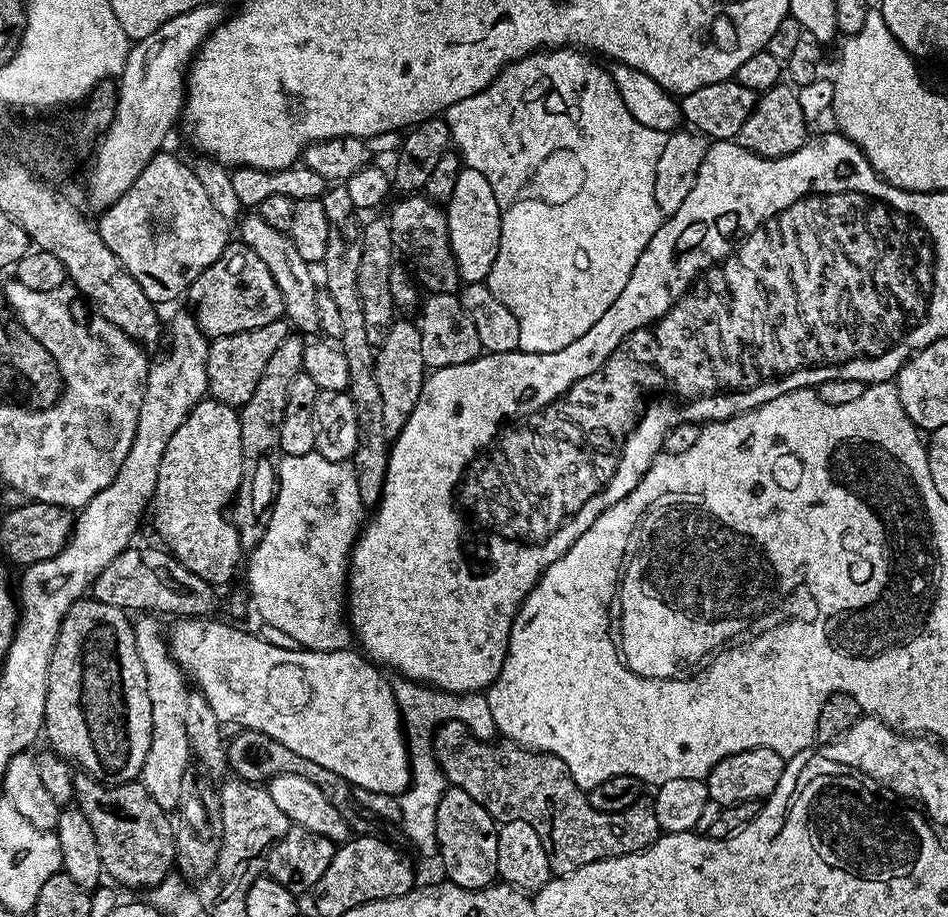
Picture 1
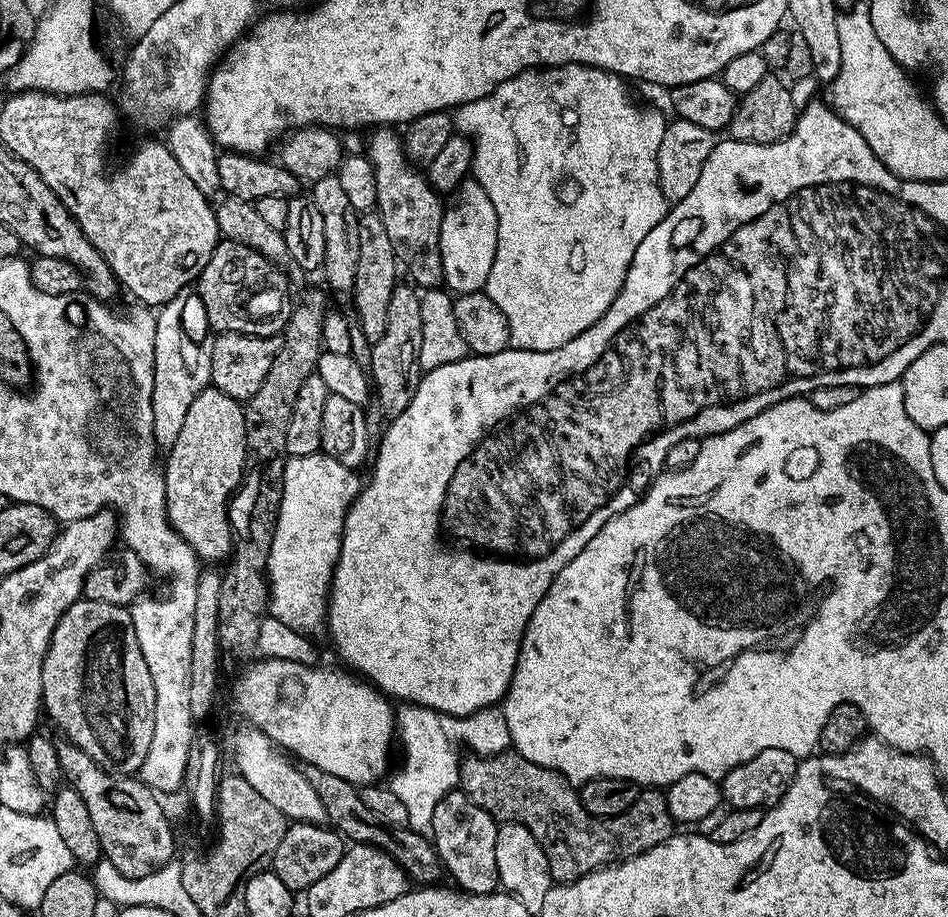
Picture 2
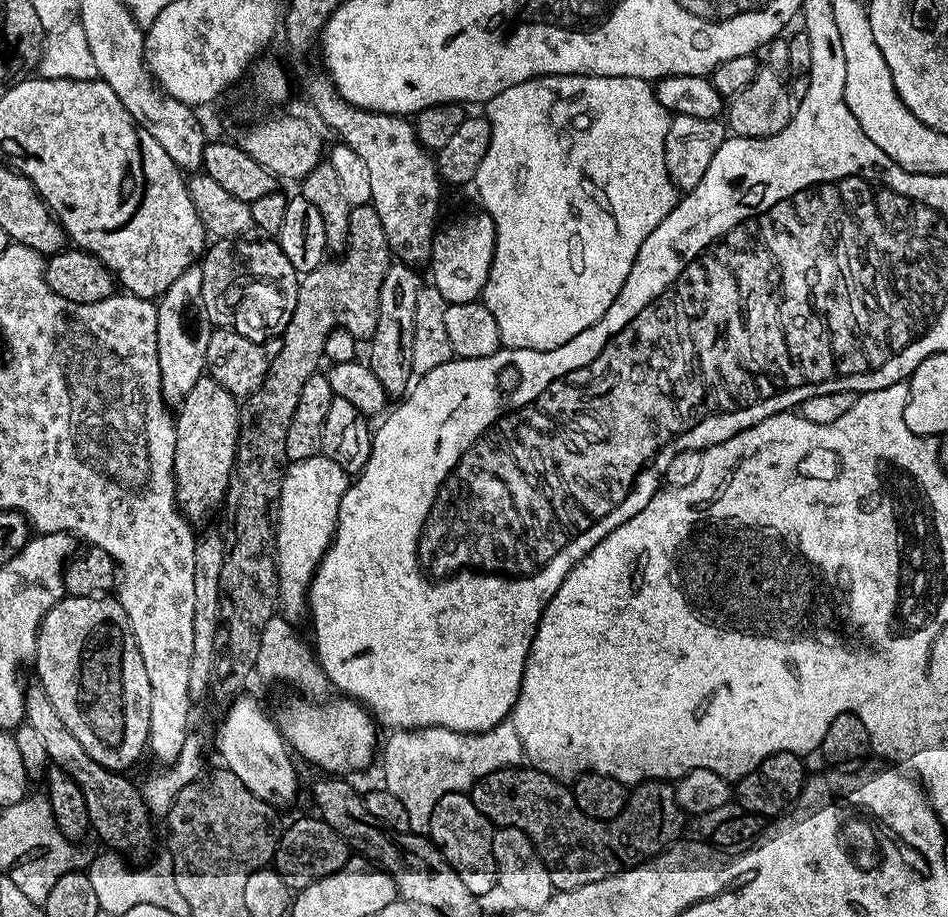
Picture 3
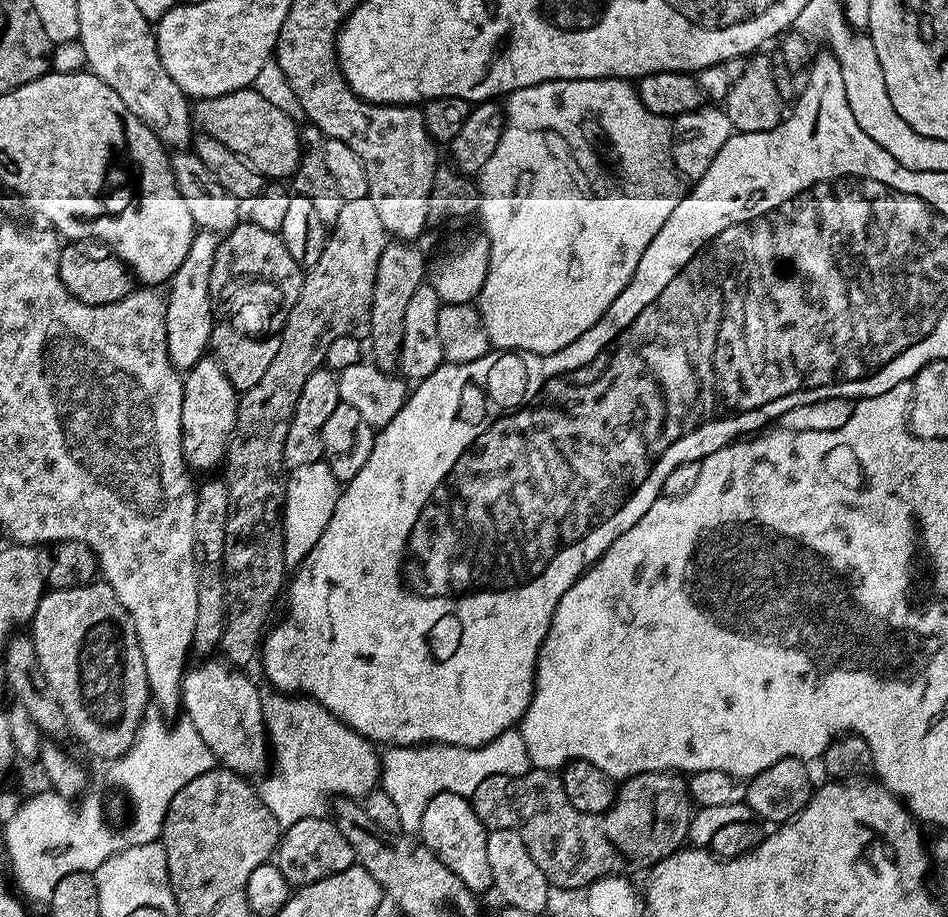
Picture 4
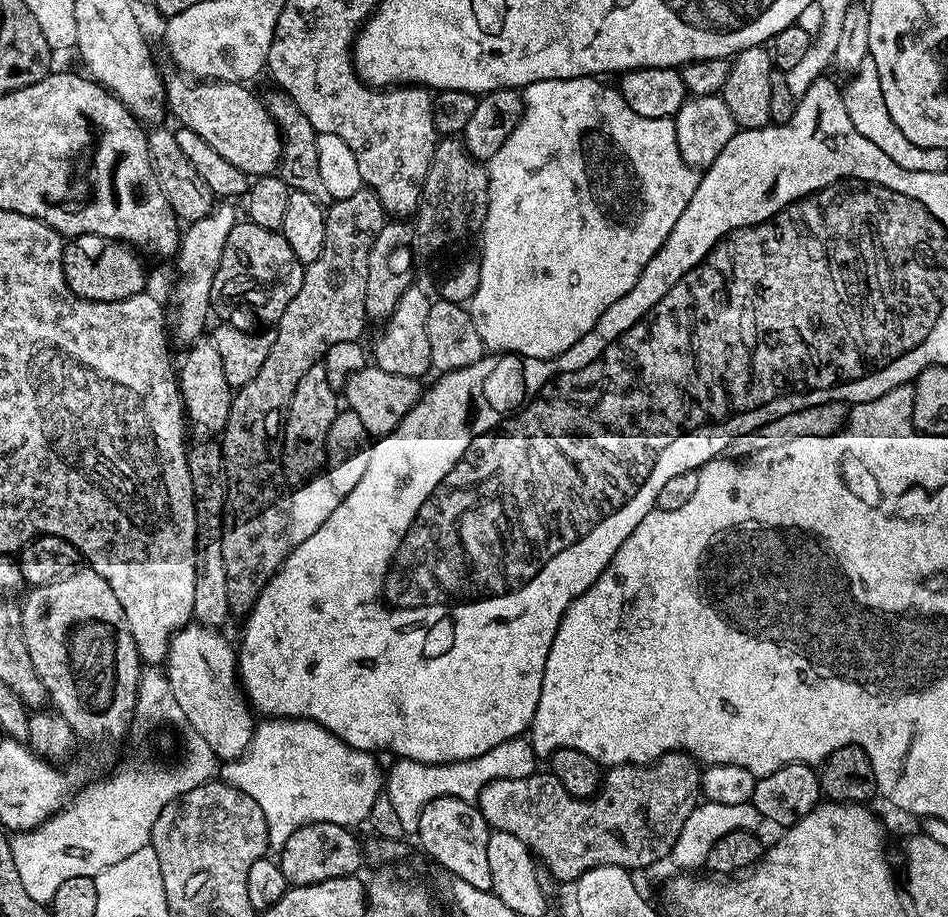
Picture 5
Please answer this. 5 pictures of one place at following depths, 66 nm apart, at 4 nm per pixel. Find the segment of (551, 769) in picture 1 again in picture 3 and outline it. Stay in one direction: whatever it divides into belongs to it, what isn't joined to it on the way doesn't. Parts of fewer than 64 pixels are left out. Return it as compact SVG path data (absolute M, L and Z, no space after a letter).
M517 766L499 769L482 777L470 789L470 795L474 806L496 828L517 828L530 838L530 842L536 848L536 853L546 866L550 874L550 882L556 892L569 892L578 890L578 886L586 886L590 882L598 882L607 876L618 876L628 868L636 864L642 864L659 856L661 852L668 851L673 844L681 839L680 831L684 828L686 814L678 806L675 787L664 778L648 778L635 785L631 789L626 806L622 814L613 820L595 820L582 810L574 802L571 791L564 788L559 779L548 776L543 770L531 766Z

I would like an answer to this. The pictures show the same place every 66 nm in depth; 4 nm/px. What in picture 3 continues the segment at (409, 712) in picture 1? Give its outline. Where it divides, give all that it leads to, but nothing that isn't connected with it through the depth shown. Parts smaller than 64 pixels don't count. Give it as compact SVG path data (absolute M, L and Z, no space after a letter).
M511 719L503 720L498 725L484 732L458 732L446 727L424 727L417 729L395 729L388 734L389 738L380 752L382 762L383 787L401 800L409 815L409 831L427 835L430 814L437 805L438 798L450 792L469 791L482 777L497 772L499 769L517 767L525 759L524 747L521 744L519 727Z

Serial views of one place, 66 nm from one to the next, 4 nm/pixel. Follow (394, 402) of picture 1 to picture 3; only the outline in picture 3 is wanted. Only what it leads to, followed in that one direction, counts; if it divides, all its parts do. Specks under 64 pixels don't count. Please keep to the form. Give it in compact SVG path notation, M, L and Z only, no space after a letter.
M393 262L382 278L382 294L378 296L378 326L367 345L366 363L372 373L382 382L389 397L400 398L407 393L414 380L412 370L412 343L414 342L414 318L418 306L418 294L422 281L415 267L410 264Z

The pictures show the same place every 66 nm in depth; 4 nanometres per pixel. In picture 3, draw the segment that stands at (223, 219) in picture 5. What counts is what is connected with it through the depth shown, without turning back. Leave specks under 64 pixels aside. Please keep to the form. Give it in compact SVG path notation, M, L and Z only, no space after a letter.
M193 266L186 270L186 274L179 276L170 287L165 290L164 295L159 297L158 303L155 305L156 313L158 314L158 368L160 370L160 377L162 378L162 390L164 391L164 399L169 405L178 406L186 398L186 394L190 394L190 386L194 386L194 382L198 382L200 377L206 372L206 346L210 346L210 338L214 331L213 325L209 324L207 319L199 318L195 320L194 317L188 316L188 311L192 308L192 303L195 305L199 301L202 294L202 270L199 266Z

